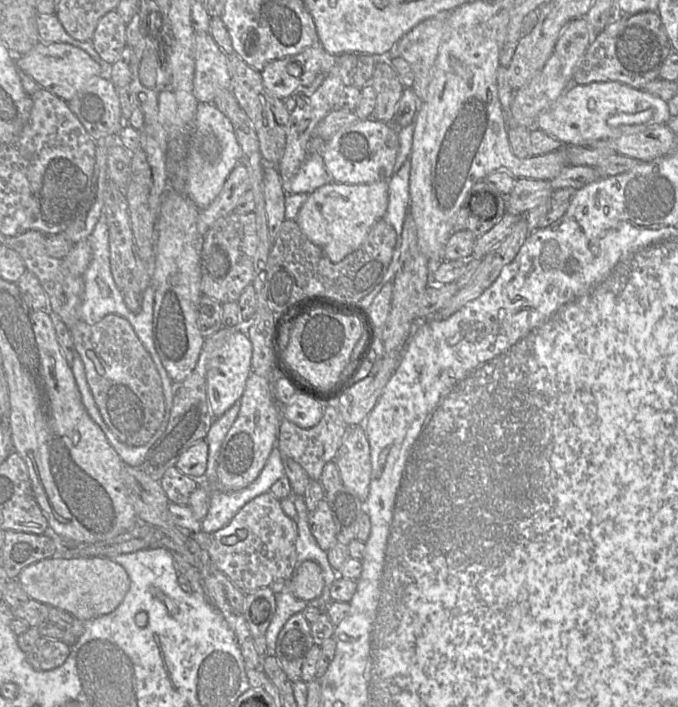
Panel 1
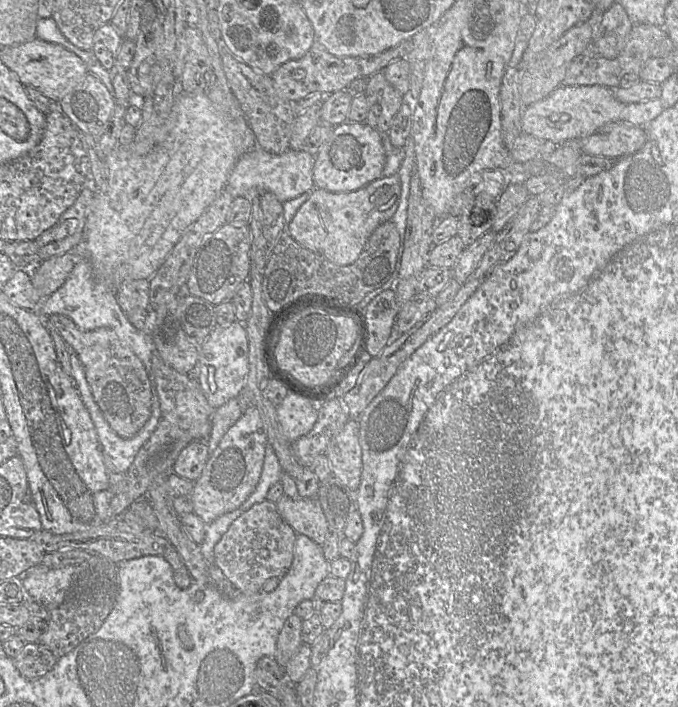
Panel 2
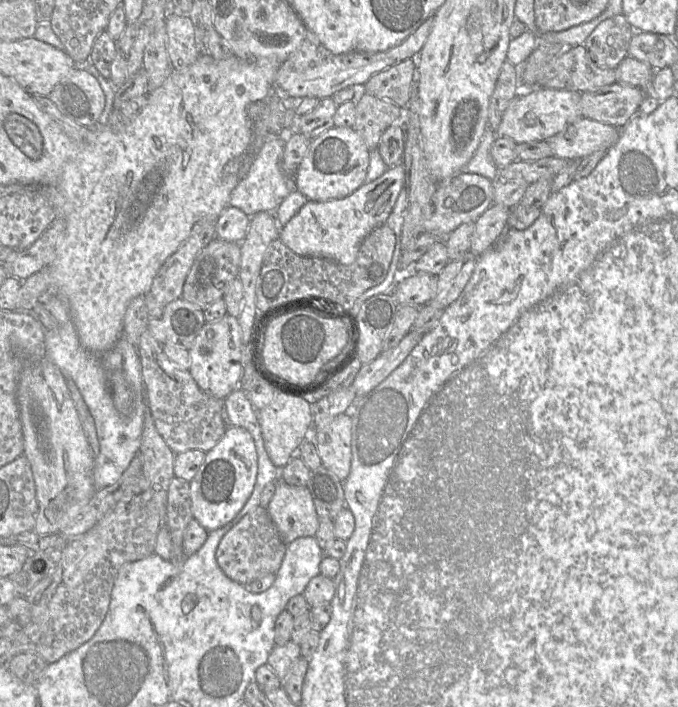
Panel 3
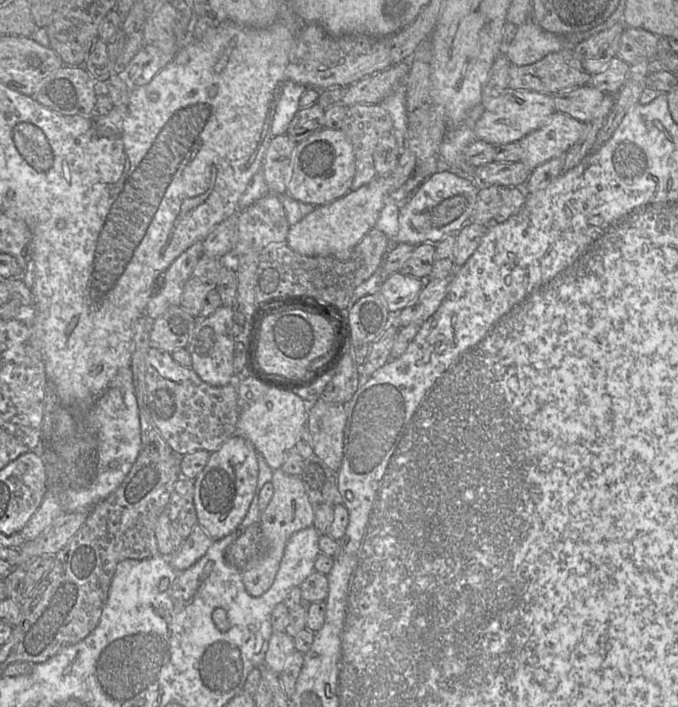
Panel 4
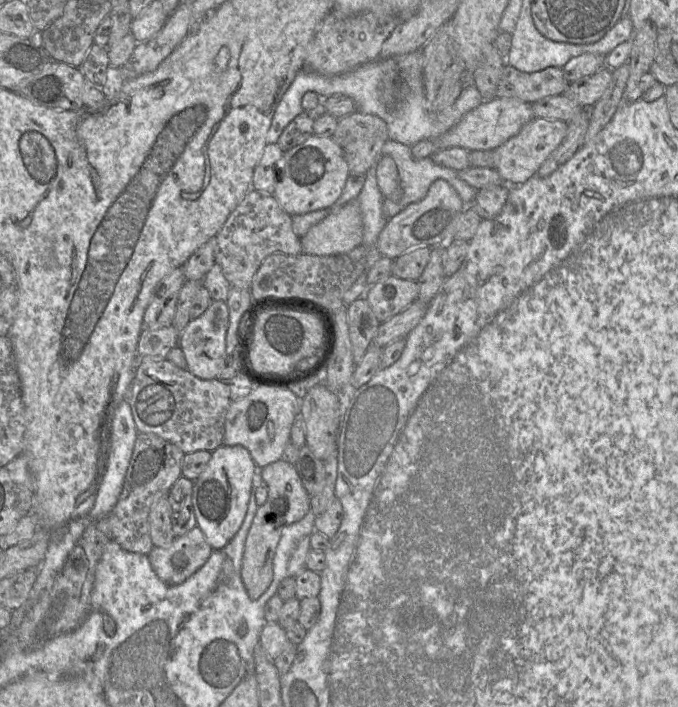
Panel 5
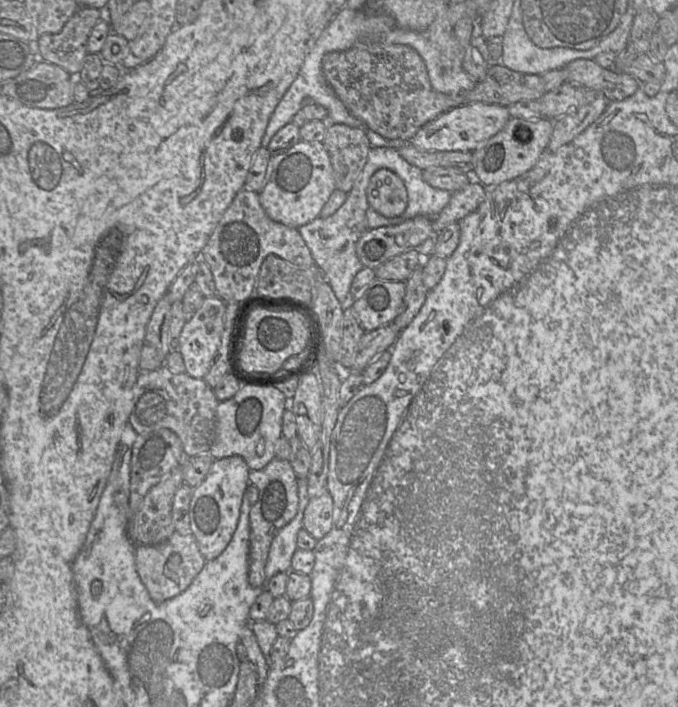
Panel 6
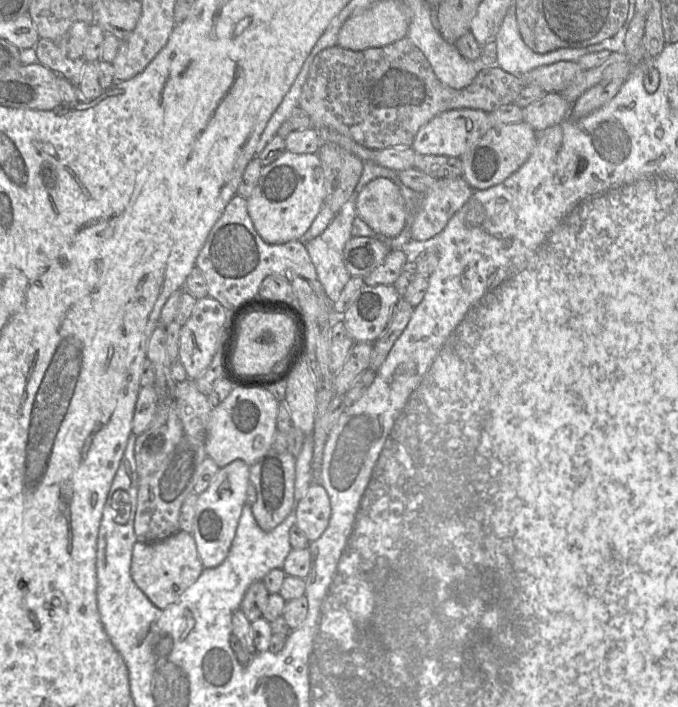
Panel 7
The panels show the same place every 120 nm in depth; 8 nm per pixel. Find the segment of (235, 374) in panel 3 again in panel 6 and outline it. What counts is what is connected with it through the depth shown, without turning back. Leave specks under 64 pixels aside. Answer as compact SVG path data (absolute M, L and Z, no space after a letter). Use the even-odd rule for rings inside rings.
M218 296L204 298L201 307L183 326L178 350L182 354L186 366L186 373L194 378L204 378L211 368L221 342L226 304Z

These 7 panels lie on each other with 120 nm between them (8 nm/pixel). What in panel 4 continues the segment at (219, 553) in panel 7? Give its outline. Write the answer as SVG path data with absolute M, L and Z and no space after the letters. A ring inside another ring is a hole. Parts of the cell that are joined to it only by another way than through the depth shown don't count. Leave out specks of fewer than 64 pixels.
M232 435L210 454L207 464L193 482L197 522L212 540L229 535L243 521L255 493L257 477L255 448L242 435Z

